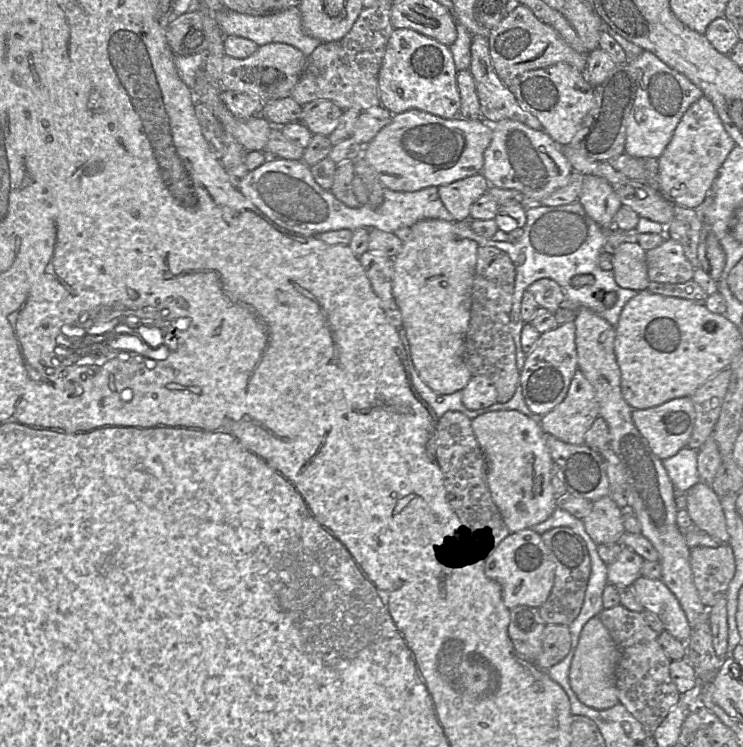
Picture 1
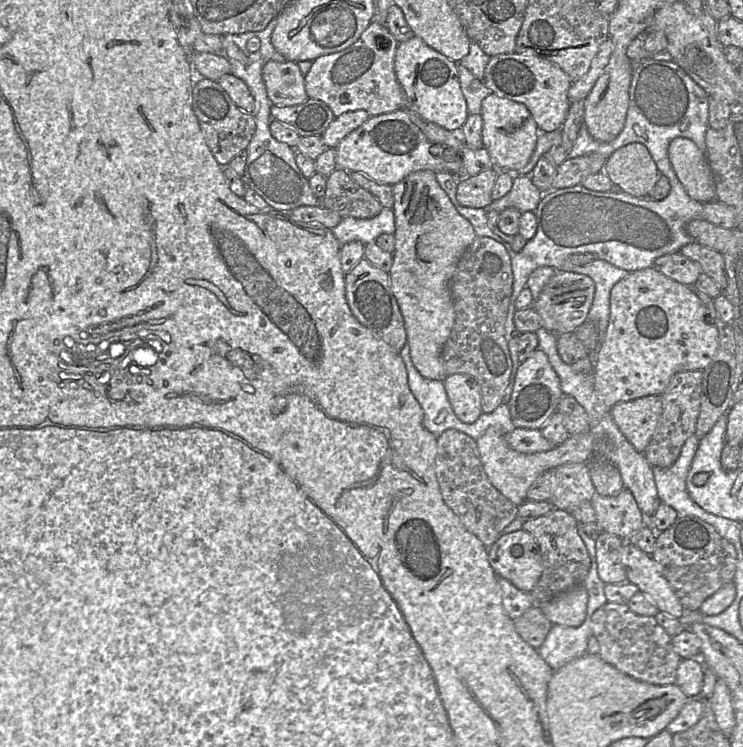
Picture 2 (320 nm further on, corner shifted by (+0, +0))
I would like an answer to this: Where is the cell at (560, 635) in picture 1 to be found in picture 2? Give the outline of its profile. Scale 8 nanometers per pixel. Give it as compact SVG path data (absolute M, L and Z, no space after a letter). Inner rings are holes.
M533 606L514 620L516 632L534 649L538 649L543 644L552 625L541 610Z

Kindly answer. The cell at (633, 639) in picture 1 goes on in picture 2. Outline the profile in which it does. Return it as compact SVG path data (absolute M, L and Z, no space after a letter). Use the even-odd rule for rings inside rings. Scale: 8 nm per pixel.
M606 602L597 609L591 618L591 628L600 646L601 659L620 672L642 682L654 685L675 684L677 669L682 660L675 652L672 637L657 623L653 616L640 616L632 612L627 604Z

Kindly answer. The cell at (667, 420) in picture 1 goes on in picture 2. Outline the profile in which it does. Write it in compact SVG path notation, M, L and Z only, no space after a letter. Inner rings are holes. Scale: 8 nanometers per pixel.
M648 395L614 405L611 416L626 439L643 453L650 443L663 410L660 395Z

